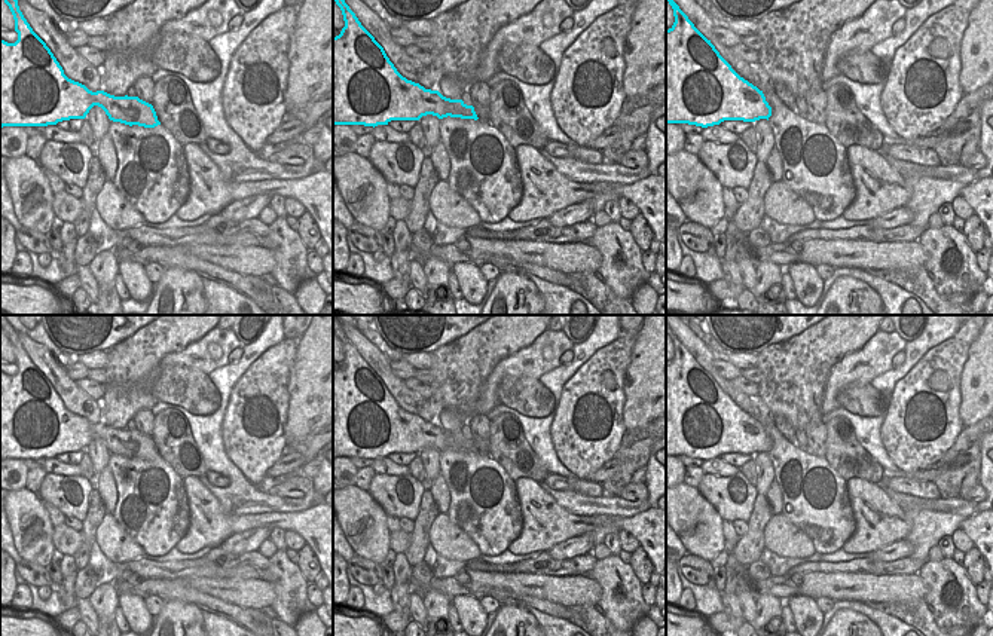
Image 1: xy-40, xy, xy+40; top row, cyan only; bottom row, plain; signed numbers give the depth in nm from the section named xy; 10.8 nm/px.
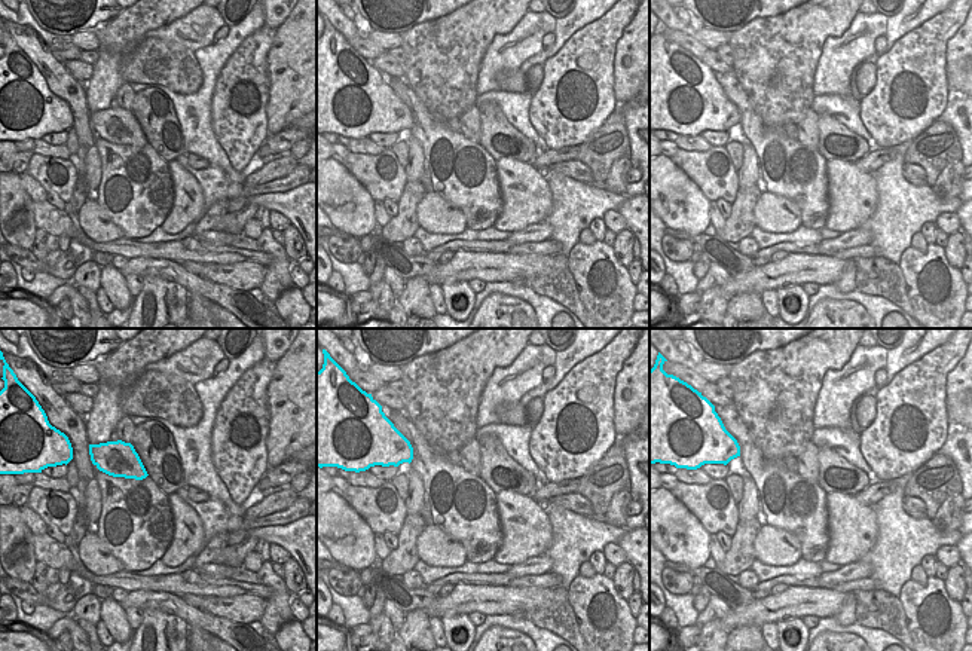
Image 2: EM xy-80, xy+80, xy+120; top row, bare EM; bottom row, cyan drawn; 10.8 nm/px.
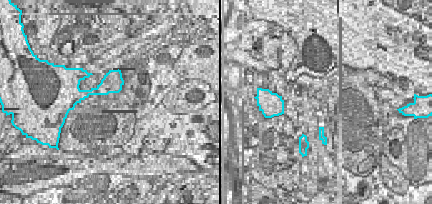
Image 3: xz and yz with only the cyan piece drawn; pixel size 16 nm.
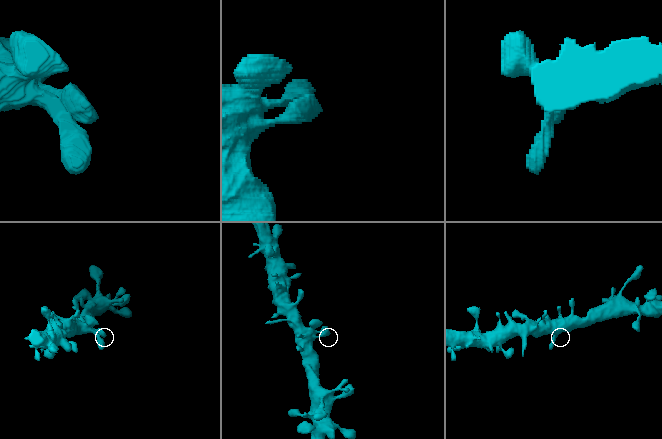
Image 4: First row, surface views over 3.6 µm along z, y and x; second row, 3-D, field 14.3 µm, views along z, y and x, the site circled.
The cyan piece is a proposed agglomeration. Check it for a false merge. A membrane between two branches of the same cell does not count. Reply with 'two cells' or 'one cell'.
one cell

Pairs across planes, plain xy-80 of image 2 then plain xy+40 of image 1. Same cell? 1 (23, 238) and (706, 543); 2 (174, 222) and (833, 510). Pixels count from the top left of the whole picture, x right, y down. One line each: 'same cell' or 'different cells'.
1: same cell
2: different cells

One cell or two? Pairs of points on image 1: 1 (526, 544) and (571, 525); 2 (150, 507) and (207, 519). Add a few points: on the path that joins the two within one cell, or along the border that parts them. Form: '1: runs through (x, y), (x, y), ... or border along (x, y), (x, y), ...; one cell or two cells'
1: runs through (537, 535), (547, 525), (561, 525); one cell
2: border along (183, 482), (189, 528), (174, 546); two cells

